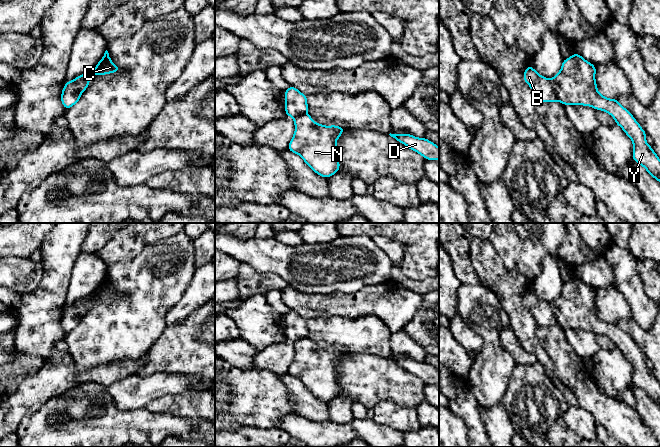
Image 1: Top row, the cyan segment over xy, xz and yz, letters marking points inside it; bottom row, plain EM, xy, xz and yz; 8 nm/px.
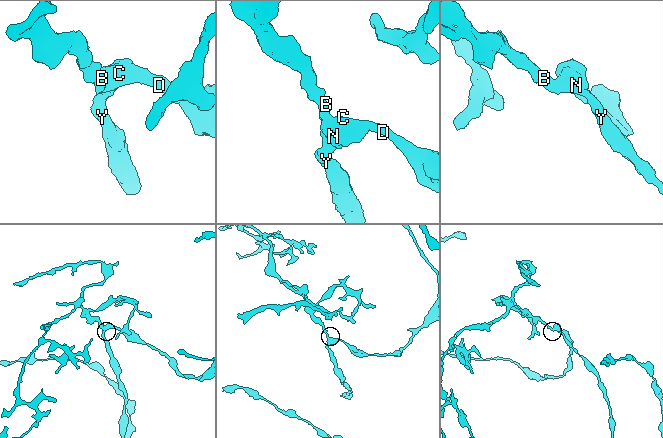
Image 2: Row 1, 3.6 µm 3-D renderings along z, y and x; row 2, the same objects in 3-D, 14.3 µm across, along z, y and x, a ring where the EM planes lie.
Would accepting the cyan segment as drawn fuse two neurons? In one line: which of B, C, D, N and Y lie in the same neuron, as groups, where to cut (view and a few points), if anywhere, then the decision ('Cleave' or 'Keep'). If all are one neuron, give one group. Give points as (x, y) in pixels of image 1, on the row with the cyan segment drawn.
Groups: B / C D N Y. Split along yz (550, 80), (558, 100). Cleave

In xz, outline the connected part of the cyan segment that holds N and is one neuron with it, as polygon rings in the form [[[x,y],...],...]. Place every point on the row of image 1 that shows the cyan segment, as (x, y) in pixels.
[[[307,113],[294,118],[294,125],[295,132],[288,145],[288,150],[298,154],[307,166],[324,178],[328,179],[333,174],[338,173],[340,162],[338,160],[336,142],[345,129],[337,125],[325,126],[315,123],[312,117]]]

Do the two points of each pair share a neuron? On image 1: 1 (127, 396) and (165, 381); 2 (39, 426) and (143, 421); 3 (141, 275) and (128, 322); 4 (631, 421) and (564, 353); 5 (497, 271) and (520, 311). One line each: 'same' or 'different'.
1: same
2: same
3: same
4: same
5: same

